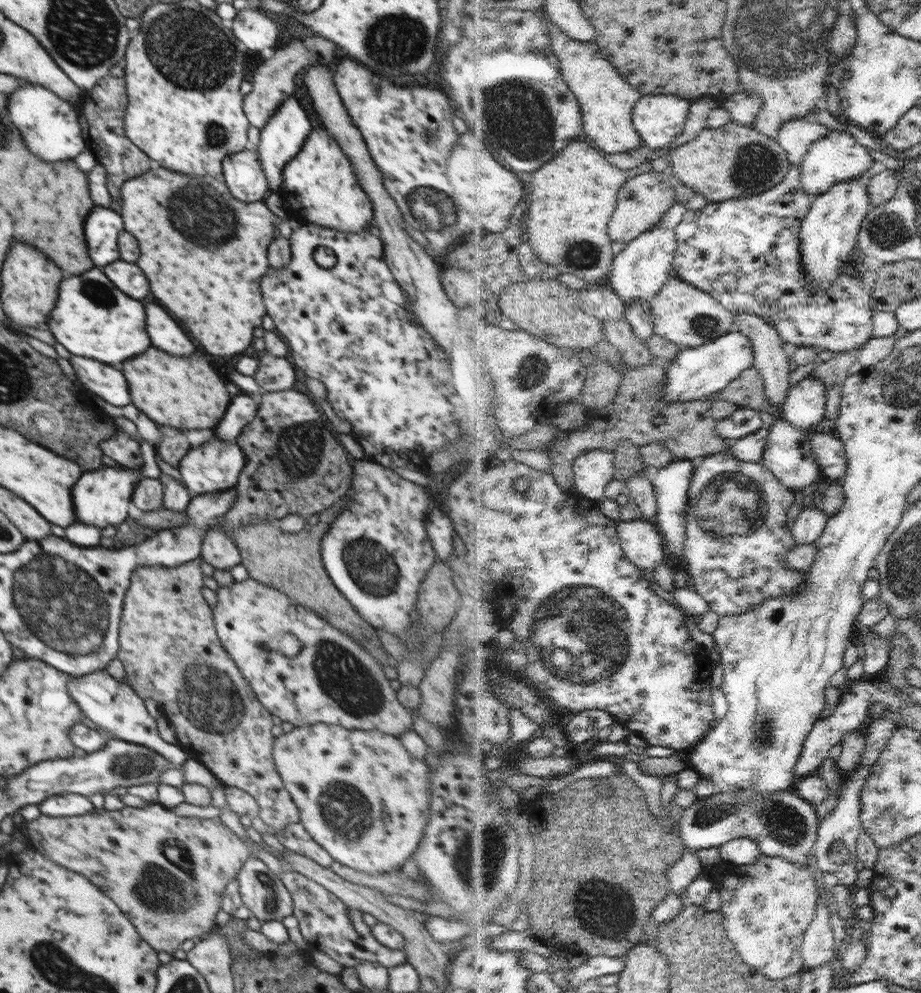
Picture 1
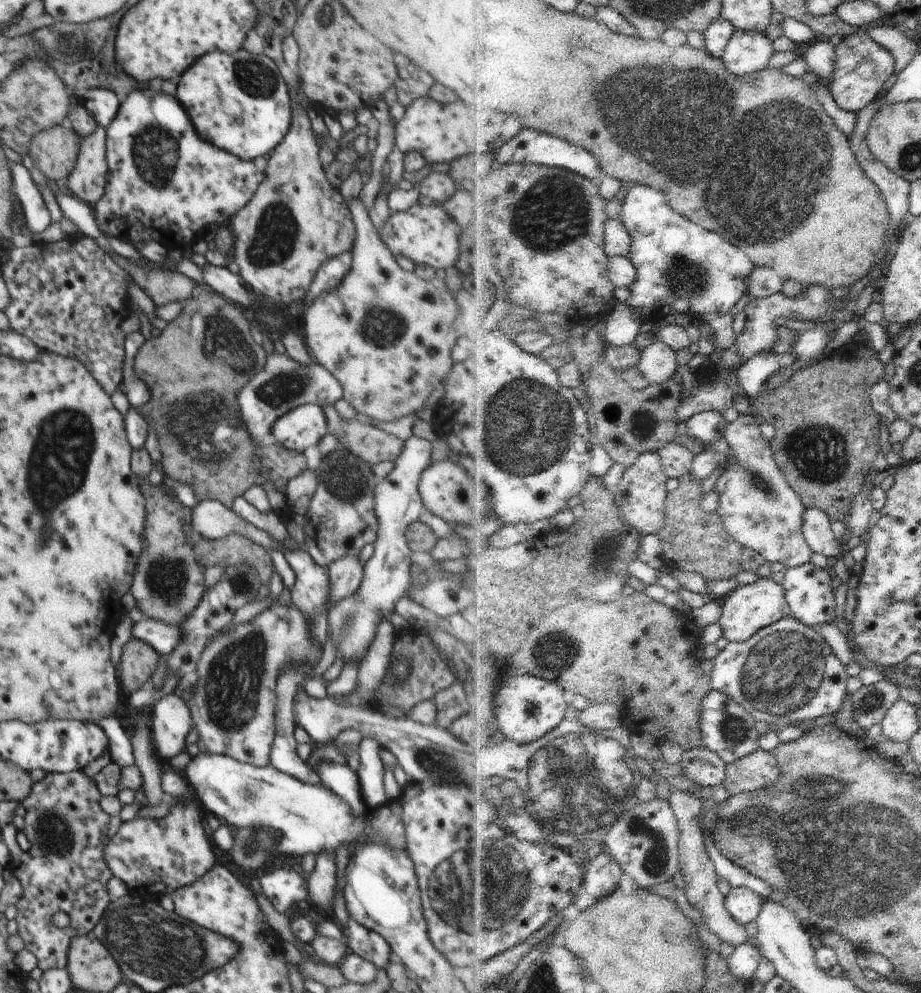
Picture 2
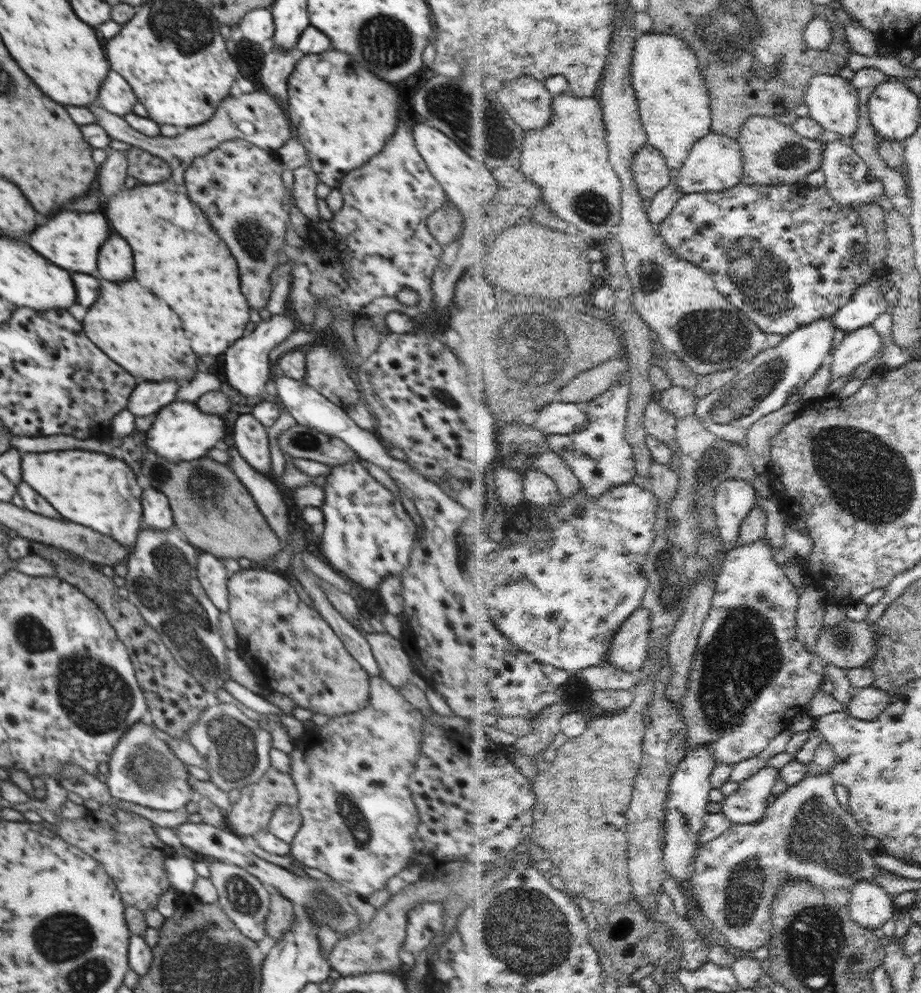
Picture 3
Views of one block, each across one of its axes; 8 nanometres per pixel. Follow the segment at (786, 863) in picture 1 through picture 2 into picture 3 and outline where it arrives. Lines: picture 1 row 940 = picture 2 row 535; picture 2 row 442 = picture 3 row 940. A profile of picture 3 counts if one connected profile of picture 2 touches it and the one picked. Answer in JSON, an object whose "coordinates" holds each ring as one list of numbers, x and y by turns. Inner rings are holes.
{"coordinates":[[832,772,818,776,809,774,800,784,789,787,777,797,760,822,734,823,730,830,702,847,695,862,694,890,705,915,716,923,732,946,754,954,762,946,771,944,775,929,773,902,791,878,809,880,818,890,852,889,861,880,874,882,885,870,868,851,865,828,850,808,840,804,836,785]]}

